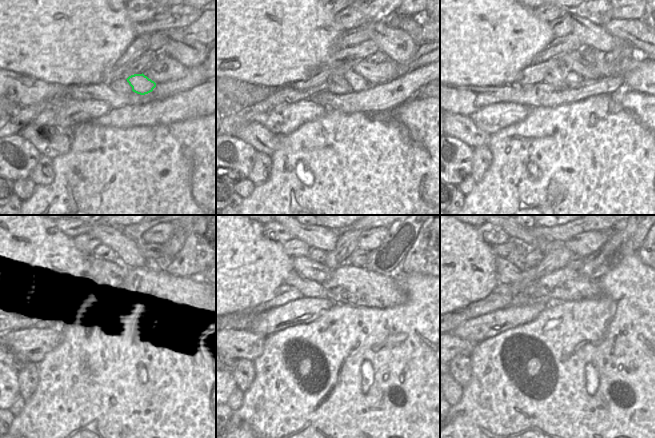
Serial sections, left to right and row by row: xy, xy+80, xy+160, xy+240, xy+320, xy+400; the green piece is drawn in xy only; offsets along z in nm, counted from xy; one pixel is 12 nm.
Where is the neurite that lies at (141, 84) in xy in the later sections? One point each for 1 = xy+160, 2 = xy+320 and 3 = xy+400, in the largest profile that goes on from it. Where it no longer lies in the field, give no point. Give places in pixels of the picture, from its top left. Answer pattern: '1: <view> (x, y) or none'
1: xy+160 (572, 80)
2: xy+320 (303, 310)
3: xy+400 (476, 330)

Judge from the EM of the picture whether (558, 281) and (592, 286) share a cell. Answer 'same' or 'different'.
same

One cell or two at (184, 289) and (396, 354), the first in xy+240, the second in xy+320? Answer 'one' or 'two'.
two

